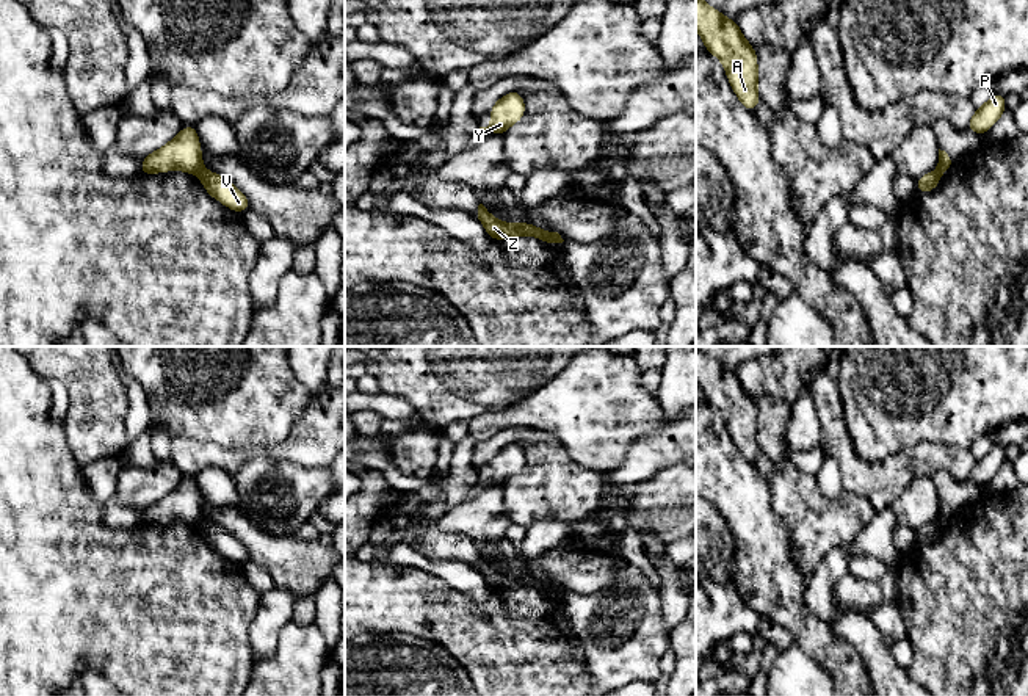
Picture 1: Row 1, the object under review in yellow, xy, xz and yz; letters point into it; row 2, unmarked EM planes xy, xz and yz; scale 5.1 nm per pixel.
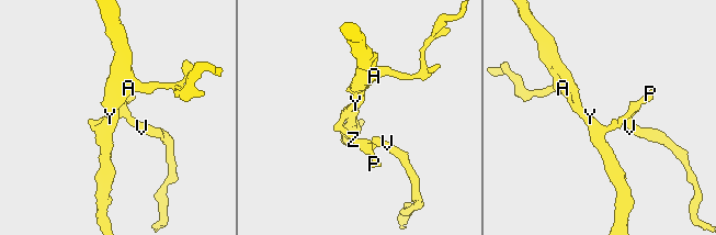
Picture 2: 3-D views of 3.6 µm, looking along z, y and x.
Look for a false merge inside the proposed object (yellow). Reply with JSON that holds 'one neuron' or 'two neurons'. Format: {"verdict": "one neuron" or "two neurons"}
{"verdict": "two neurons"}

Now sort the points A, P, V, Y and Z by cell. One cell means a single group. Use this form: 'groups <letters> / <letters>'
groups A P Y Z / V

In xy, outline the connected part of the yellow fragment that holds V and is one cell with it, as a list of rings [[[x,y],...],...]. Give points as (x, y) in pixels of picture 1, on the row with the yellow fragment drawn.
[[[204,169],[197,176],[207,193],[230,210],[243,213],[251,207],[248,198],[219,174]]]

